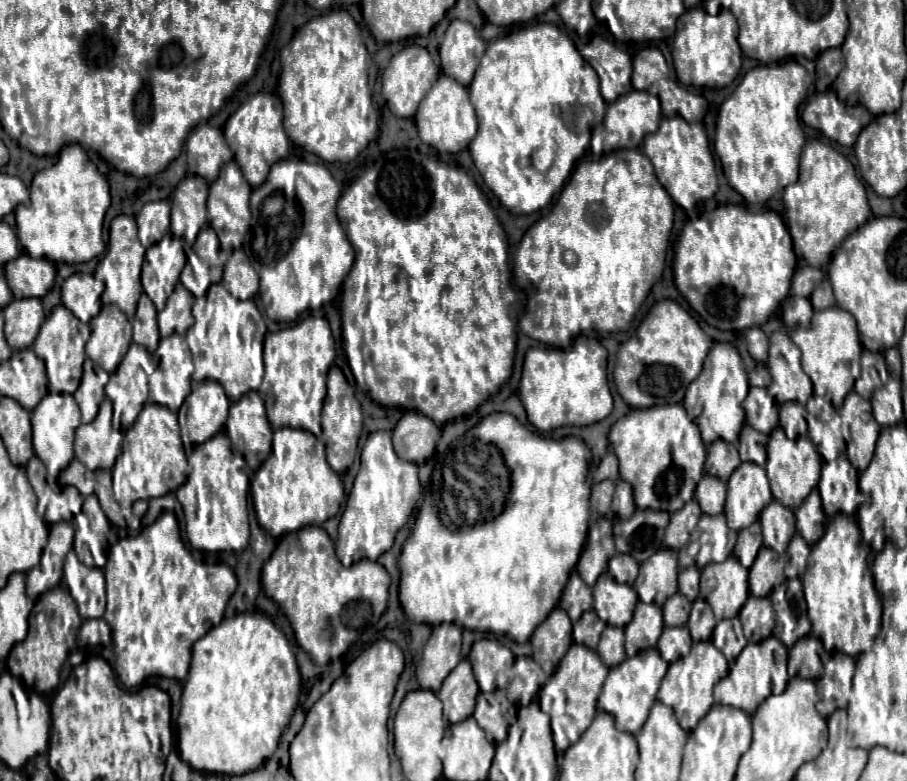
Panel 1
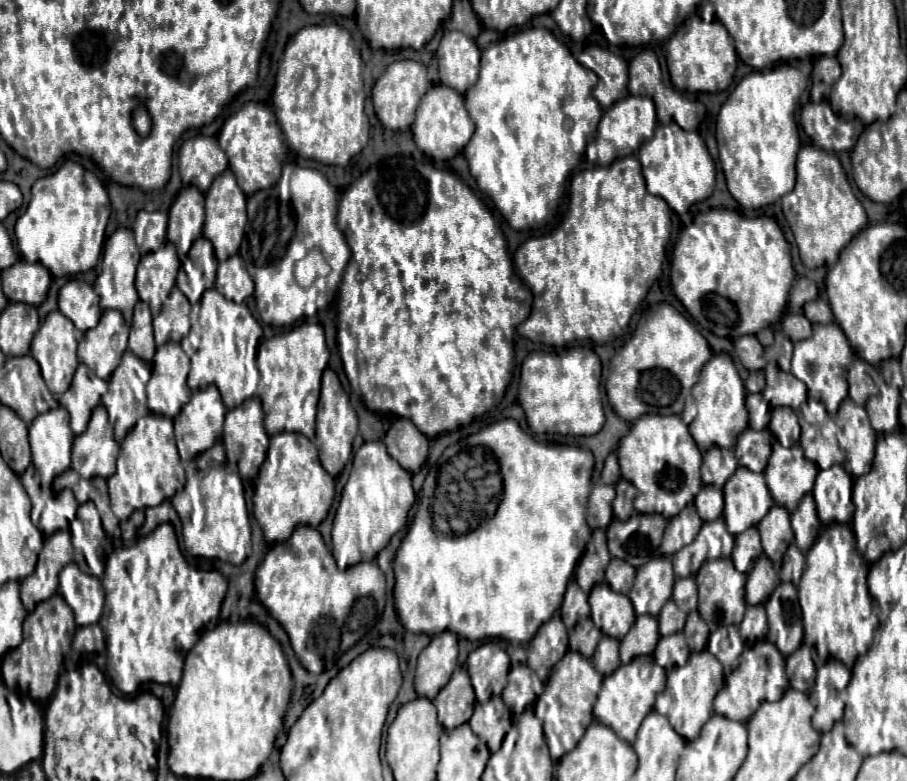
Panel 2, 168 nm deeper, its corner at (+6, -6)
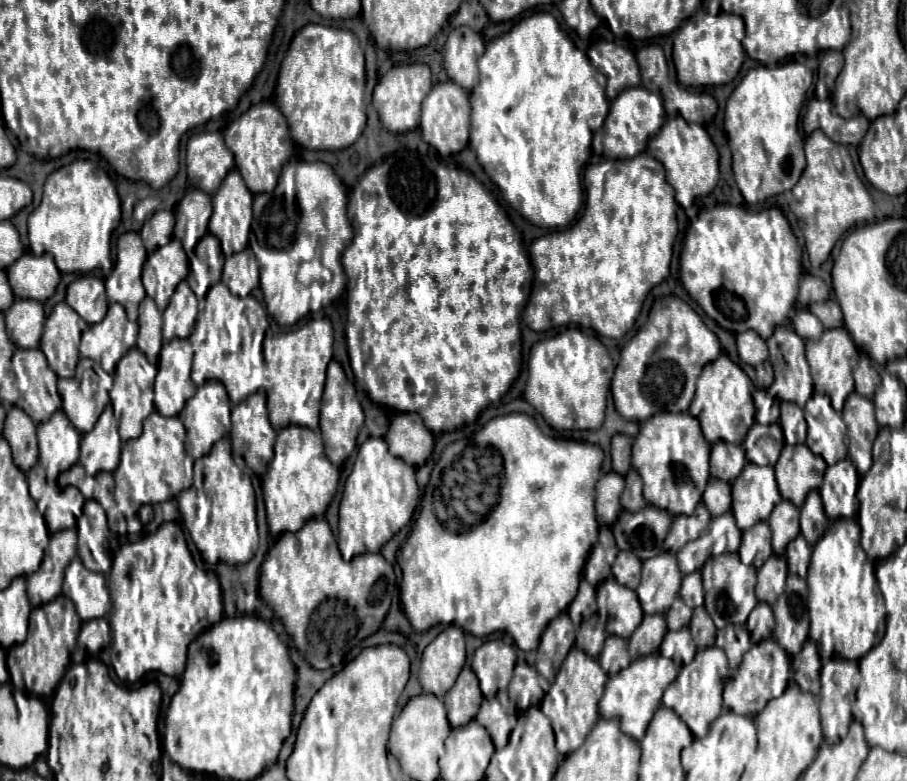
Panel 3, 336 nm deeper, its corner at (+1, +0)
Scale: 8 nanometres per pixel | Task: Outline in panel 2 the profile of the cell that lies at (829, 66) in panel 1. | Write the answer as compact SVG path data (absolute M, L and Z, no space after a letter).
M819 56L811 73L810 100L820 102L827 100L832 83L840 77L840 64L836 57Z

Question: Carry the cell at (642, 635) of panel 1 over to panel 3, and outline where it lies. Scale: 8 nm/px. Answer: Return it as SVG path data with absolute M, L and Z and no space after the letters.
M645 615L641 625L635 629L635 633L629 639L629 651L633 659L639 659L643 655L655 653L667 633L667 623L663 615Z

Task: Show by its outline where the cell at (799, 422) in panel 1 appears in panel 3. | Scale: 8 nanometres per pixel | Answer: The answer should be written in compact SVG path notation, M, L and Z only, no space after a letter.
M781 402L781 429L787 445L804 443L807 437L807 424L801 407L795 407L795 403Z

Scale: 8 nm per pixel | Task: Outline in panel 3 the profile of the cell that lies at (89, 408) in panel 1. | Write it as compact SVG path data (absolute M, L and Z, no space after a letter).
M81 359L75 375L71 379L59 379L59 383L57 383L57 391L59 391L59 397L63 401L61 409L71 419L71 423L75 425L75 429L79 433L87 433L93 429L93 425L97 423L105 405L109 405L109 389L113 385L109 375L105 375L105 377L101 375L99 391L91 399L87 399L81 393L81 375L89 367L93 367L93 361Z

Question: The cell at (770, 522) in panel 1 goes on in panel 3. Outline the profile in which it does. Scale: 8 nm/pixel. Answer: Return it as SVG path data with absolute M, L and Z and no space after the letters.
M781 501L775 505L767 523L773 533L773 551L783 555L787 543L799 535L799 509L791 501Z

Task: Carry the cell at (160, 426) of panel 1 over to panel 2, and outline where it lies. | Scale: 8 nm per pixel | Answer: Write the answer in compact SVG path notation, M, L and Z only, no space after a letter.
M150 413L130 429L120 445L116 473L108 479L112 511L120 521L126 521L132 511L154 507L170 499L174 493L184 488L185 481L185 471L174 443L172 419Z

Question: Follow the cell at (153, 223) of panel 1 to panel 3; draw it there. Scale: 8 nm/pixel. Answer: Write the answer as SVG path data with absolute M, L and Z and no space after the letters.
M167 209L155 211L141 229L141 237L147 252L152 253L155 249L167 245L173 237L173 227L175 227L175 217L171 211Z

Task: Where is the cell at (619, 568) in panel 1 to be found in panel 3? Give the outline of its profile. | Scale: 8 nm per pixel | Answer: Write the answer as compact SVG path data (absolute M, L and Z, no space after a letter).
M619 551L613 563L613 575L621 585L635 589L641 579L641 559L631 555L631 551Z

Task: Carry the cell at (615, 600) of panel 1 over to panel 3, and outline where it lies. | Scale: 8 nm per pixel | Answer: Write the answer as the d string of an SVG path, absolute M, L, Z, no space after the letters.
M613 579L597 587L599 617L605 621L609 635L619 635L629 639L643 619L643 609L635 591L615 583Z

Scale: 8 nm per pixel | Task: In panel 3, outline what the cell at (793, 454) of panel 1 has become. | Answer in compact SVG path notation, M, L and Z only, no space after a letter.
M785 445L779 461L775 463L775 477L781 497L795 507L805 503L809 491L819 489L827 463L811 453L807 445Z

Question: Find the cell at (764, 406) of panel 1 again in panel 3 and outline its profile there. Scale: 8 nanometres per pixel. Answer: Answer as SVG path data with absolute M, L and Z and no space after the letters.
M759 389L753 393L753 399L755 399L755 421L761 423L761 425L771 425L771 423L777 423L779 421L779 401L777 399L771 399L767 395L767 391Z

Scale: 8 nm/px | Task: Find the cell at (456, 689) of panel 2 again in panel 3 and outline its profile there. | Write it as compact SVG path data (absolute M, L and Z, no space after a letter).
M463 667L455 687L443 697L451 727L457 729L467 725L471 719L475 719L481 701L483 701L483 695L479 691L479 681L475 673L471 671L471 667Z

